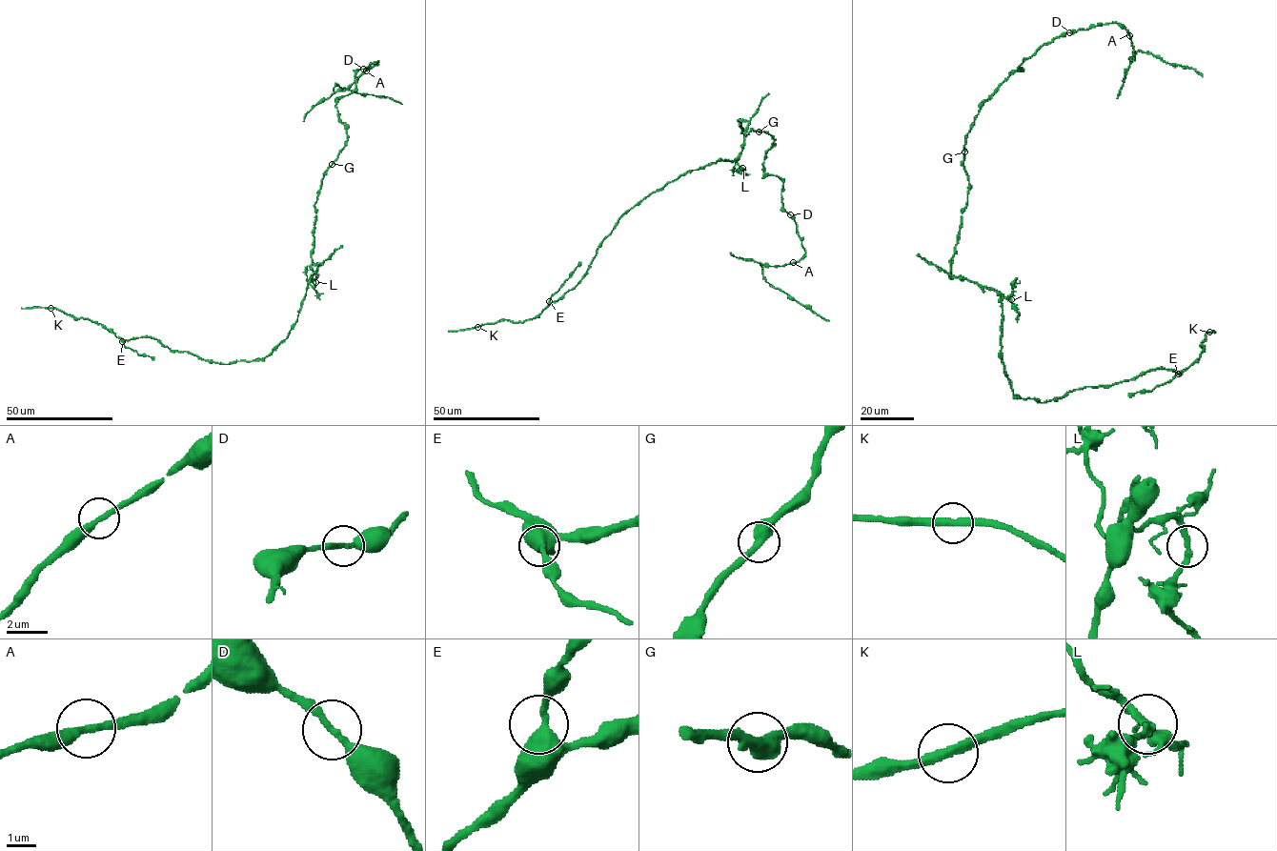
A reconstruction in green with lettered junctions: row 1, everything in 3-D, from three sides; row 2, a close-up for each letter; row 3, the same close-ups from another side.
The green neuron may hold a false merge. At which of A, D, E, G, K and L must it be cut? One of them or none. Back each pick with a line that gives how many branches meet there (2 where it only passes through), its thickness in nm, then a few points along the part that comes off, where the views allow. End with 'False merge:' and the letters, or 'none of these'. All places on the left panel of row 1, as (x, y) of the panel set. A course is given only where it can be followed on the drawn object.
False merge: none of these

